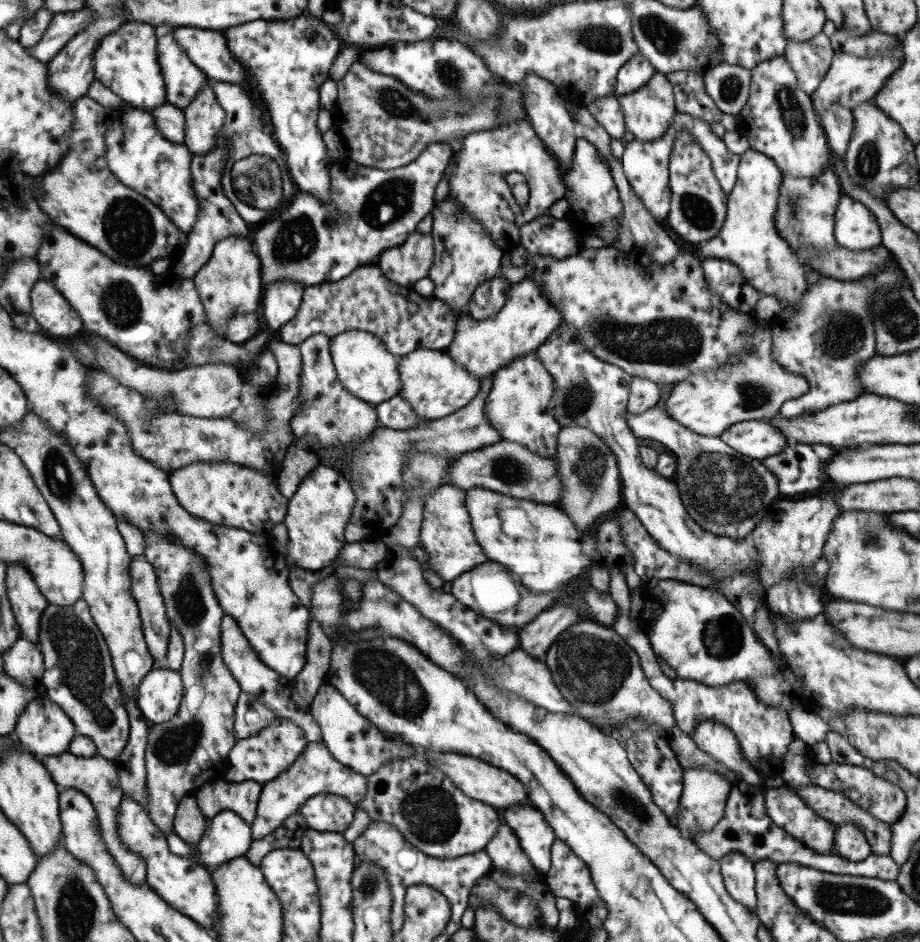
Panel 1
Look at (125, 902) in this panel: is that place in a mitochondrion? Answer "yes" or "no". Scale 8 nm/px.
no

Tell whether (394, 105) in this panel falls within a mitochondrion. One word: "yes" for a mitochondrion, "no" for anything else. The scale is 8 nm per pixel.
yes

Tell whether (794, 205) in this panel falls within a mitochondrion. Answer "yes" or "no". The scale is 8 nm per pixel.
yes

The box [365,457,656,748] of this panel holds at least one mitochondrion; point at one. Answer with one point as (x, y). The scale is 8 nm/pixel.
(593, 672)

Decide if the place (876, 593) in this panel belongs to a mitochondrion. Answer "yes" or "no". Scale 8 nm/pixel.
no

